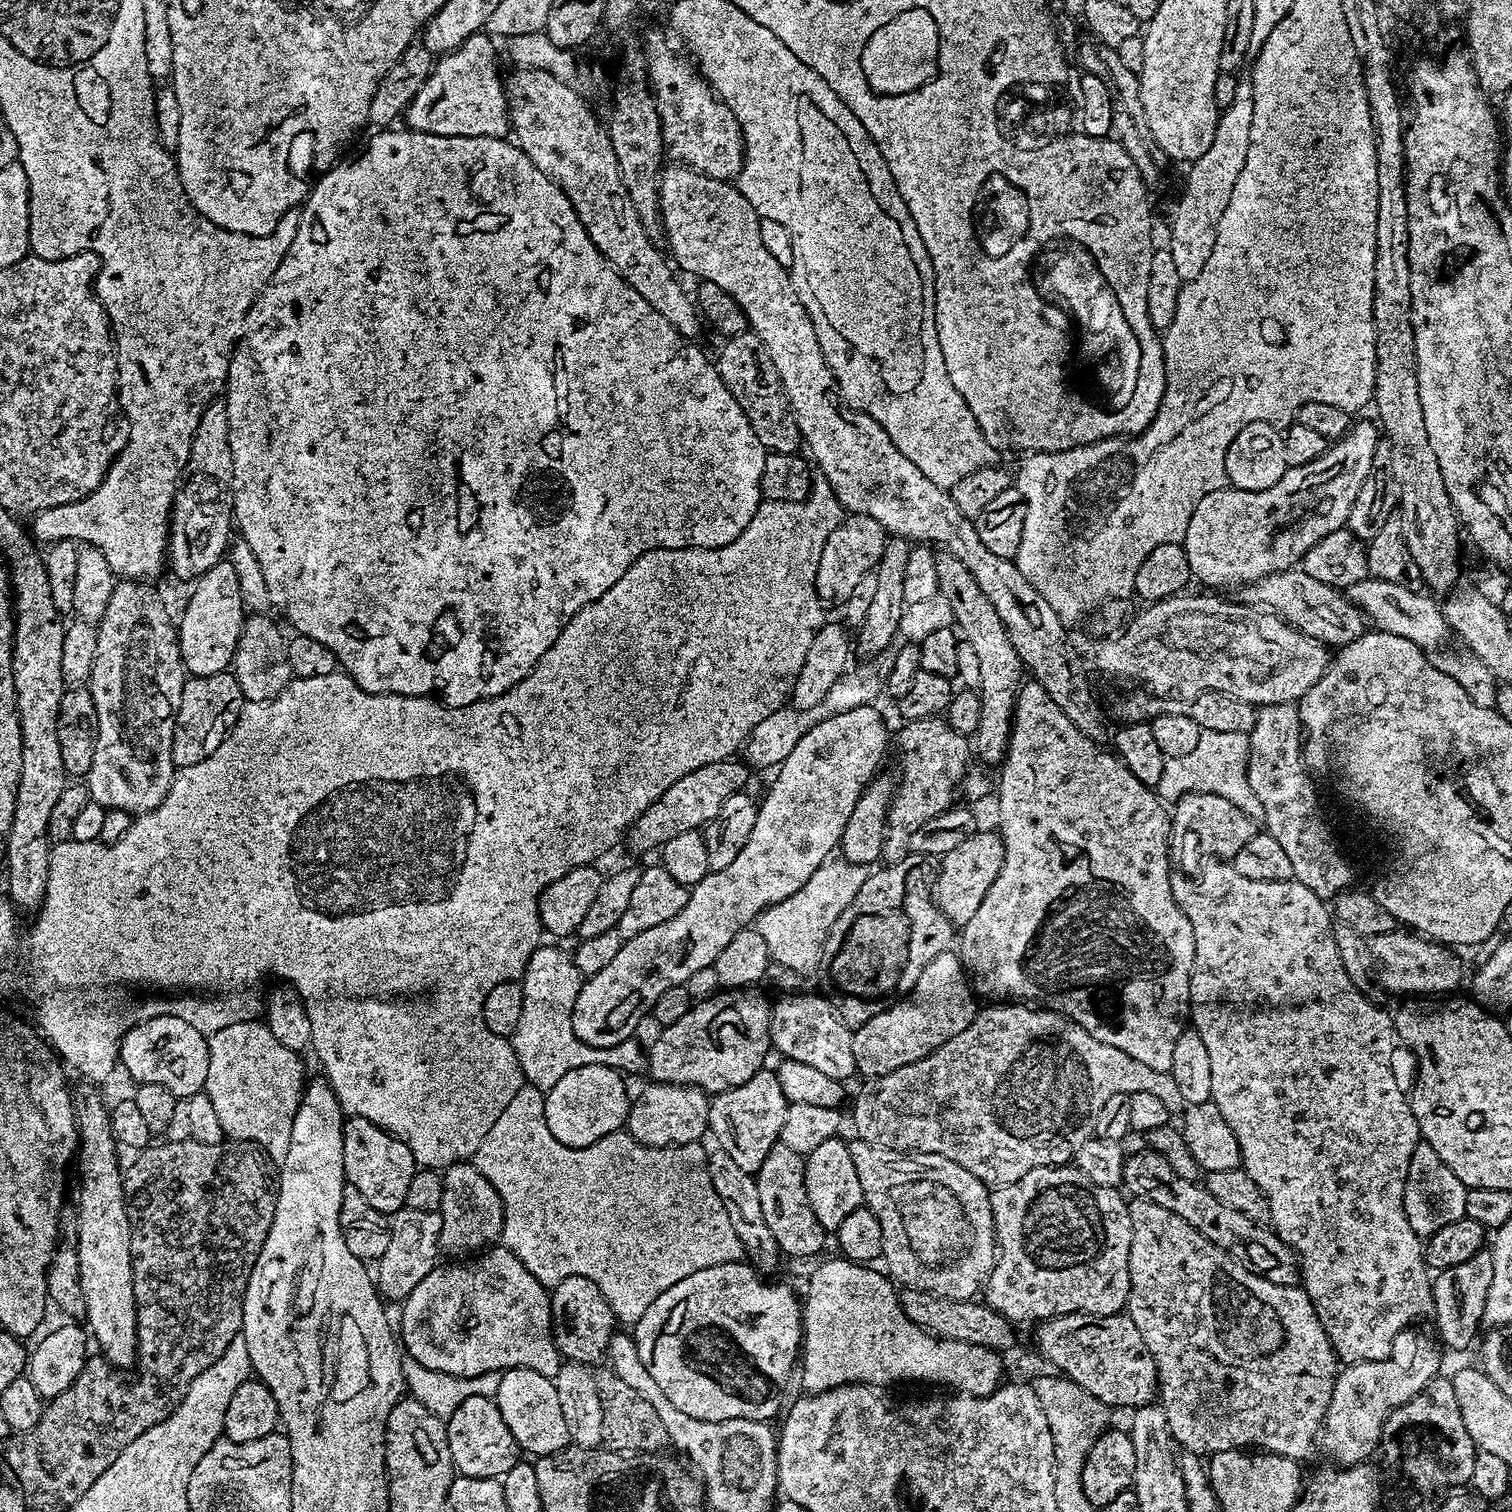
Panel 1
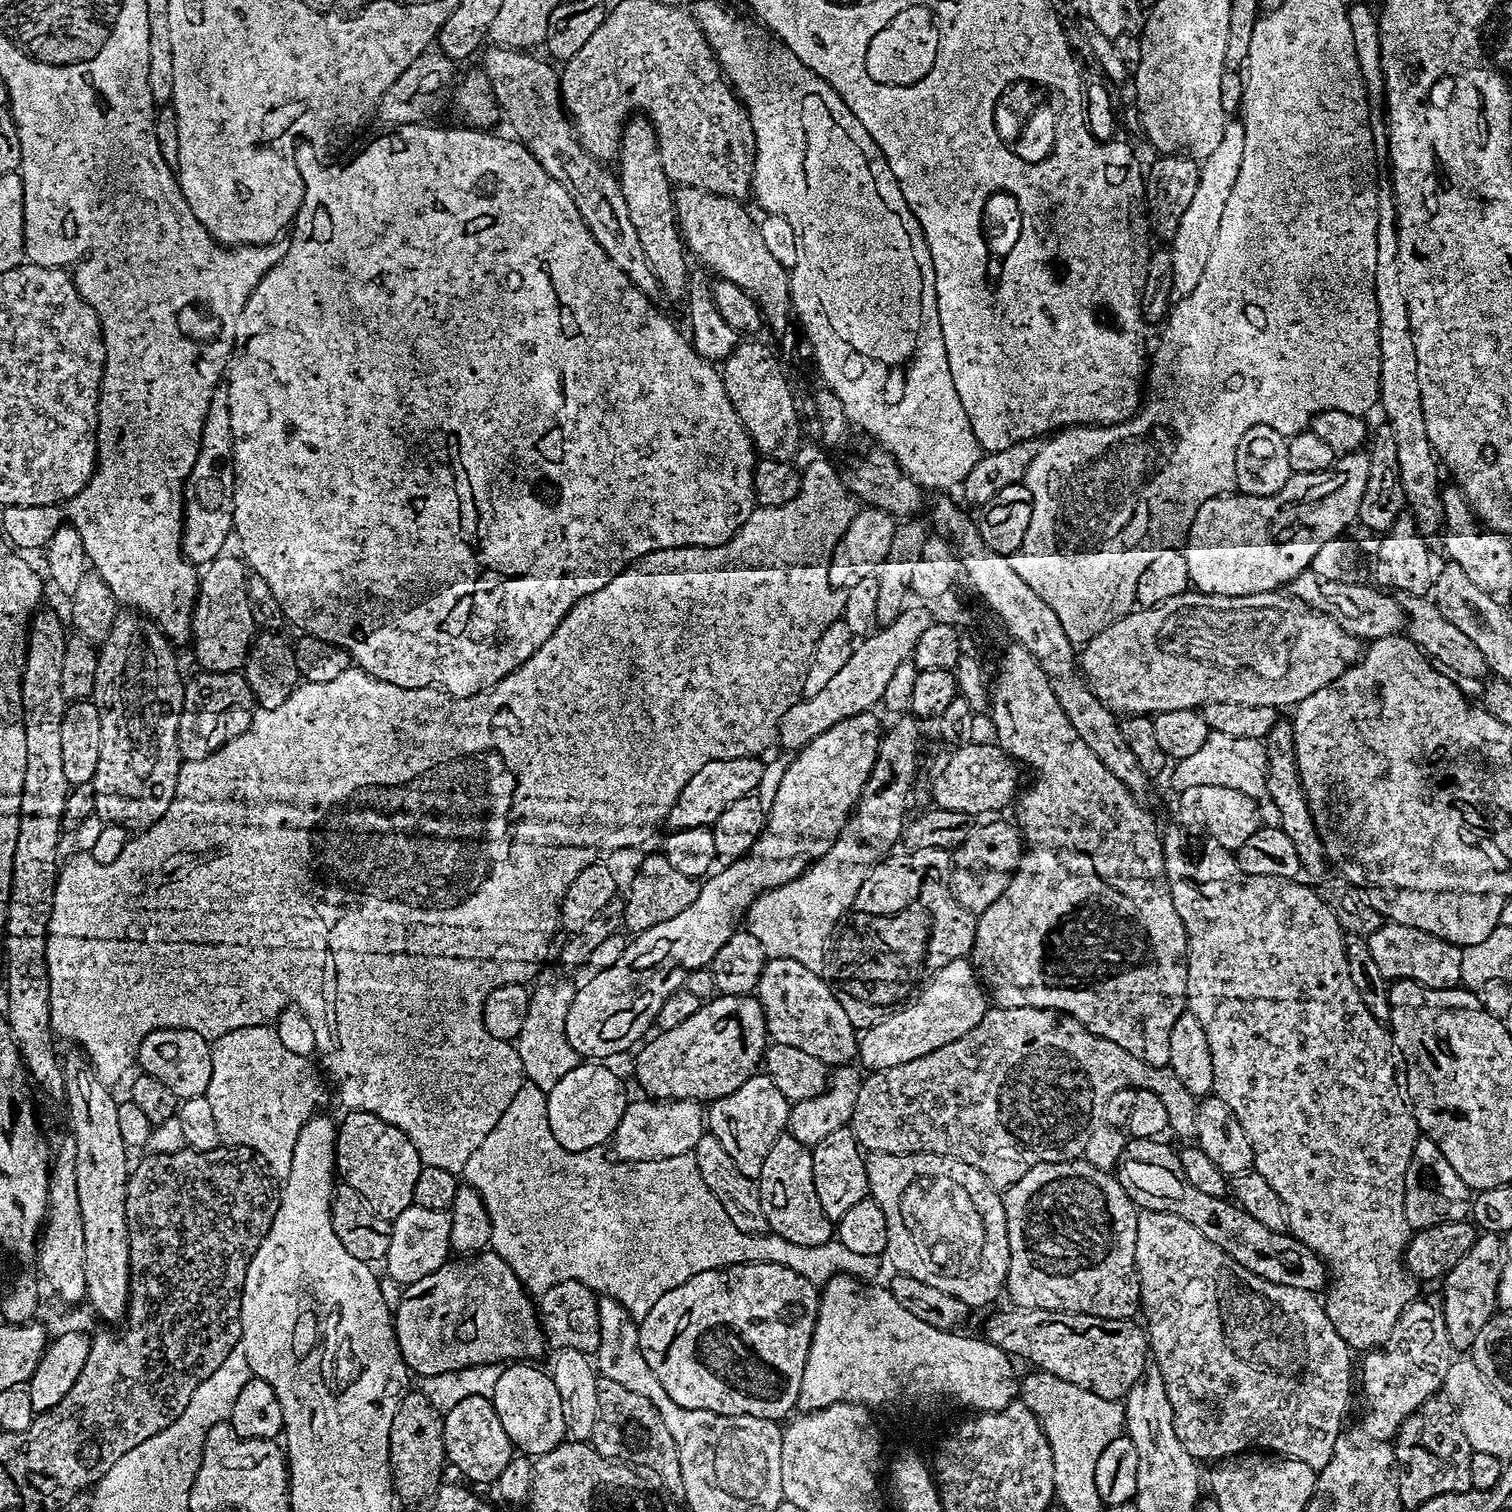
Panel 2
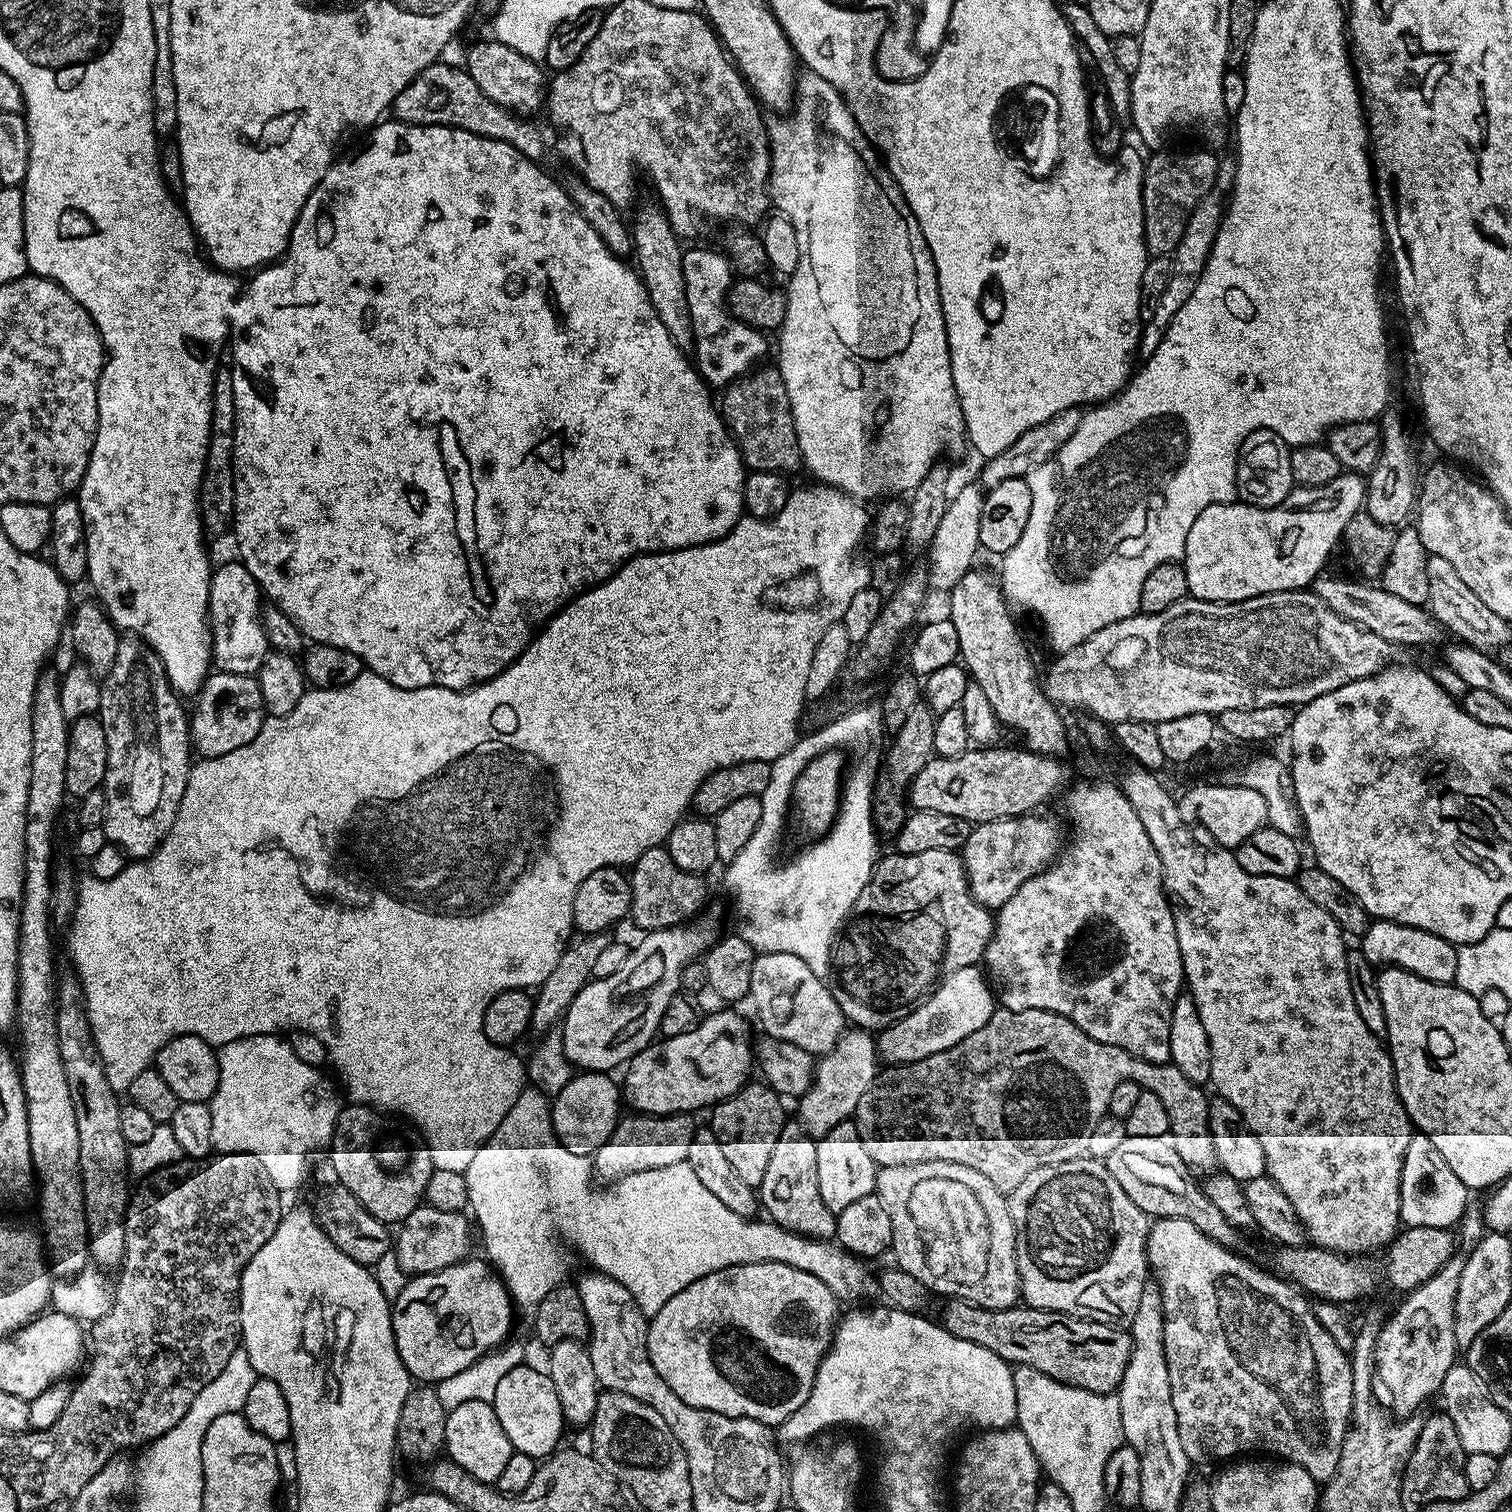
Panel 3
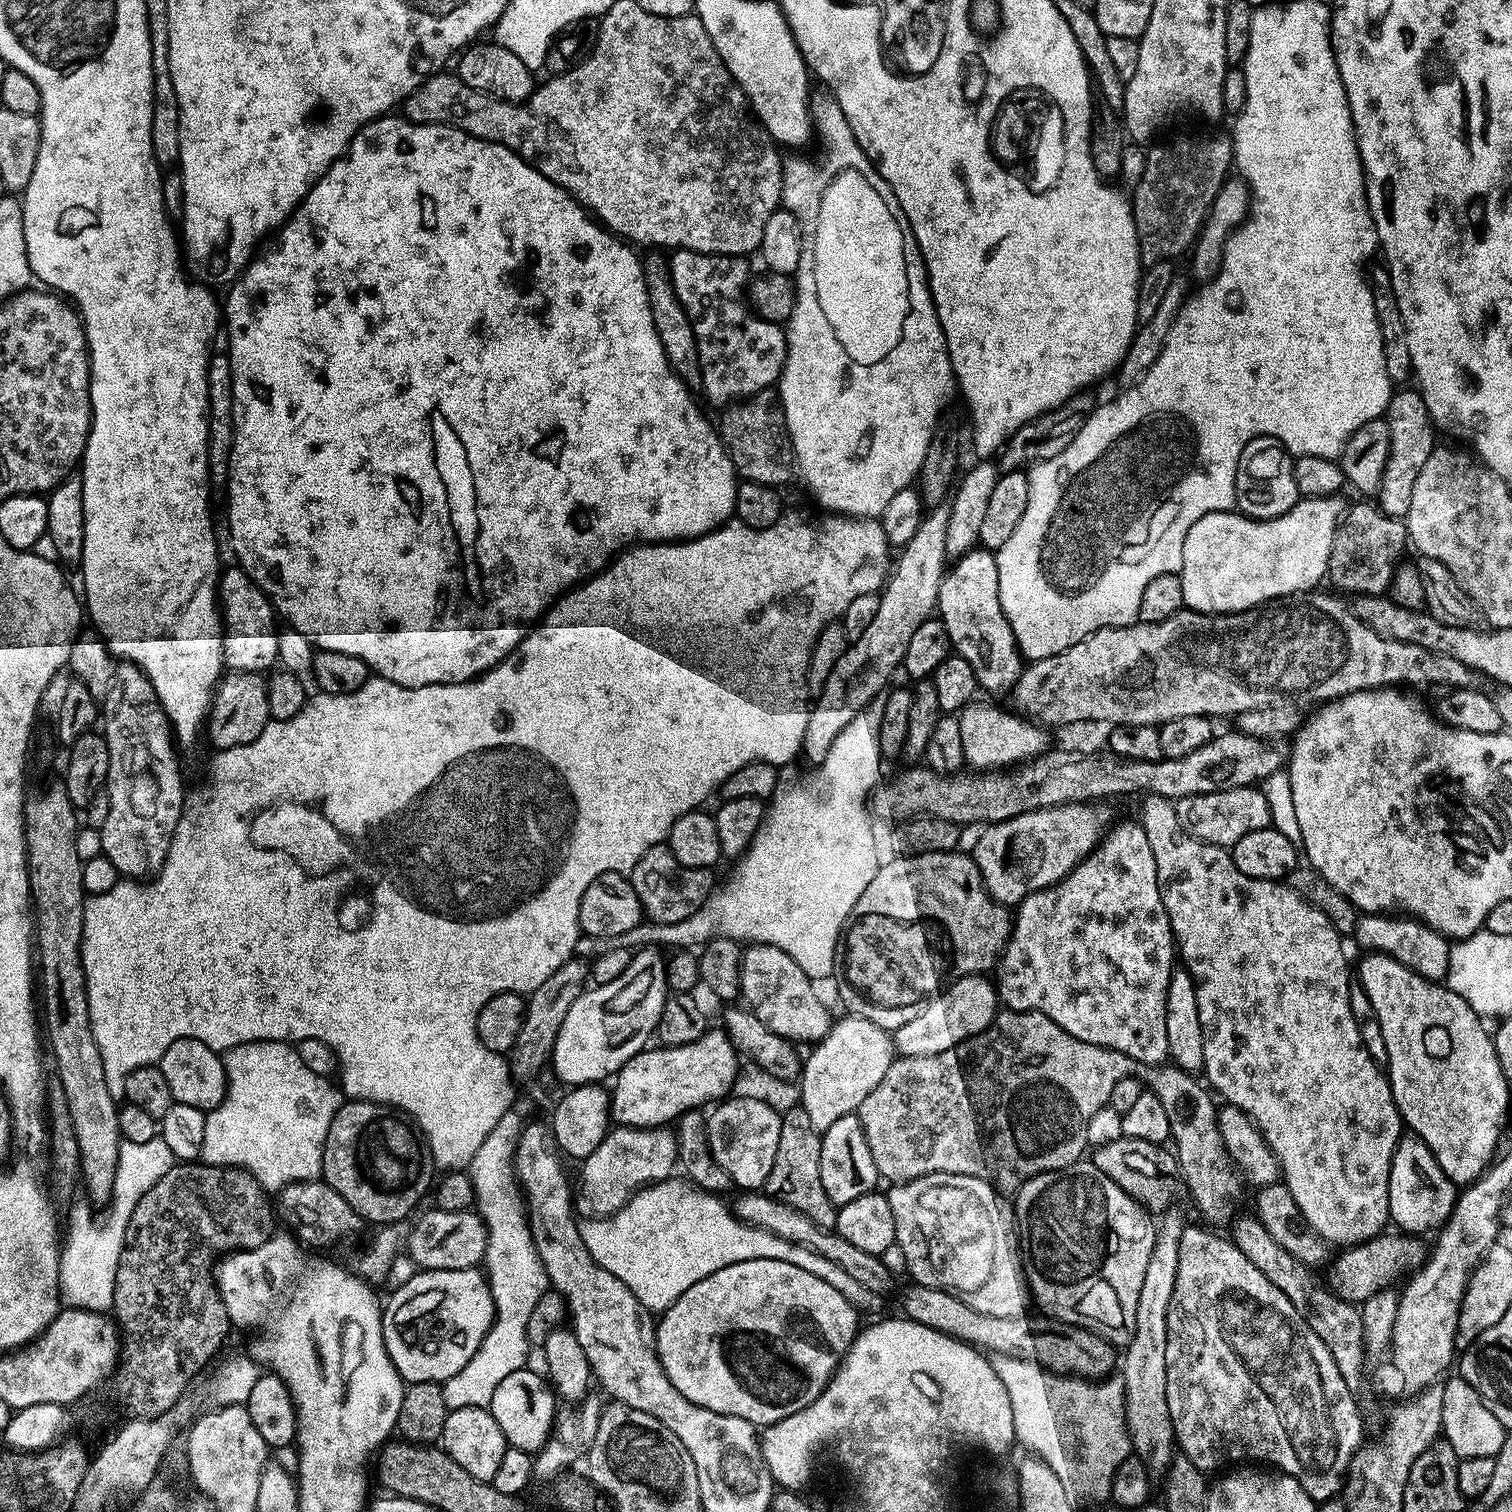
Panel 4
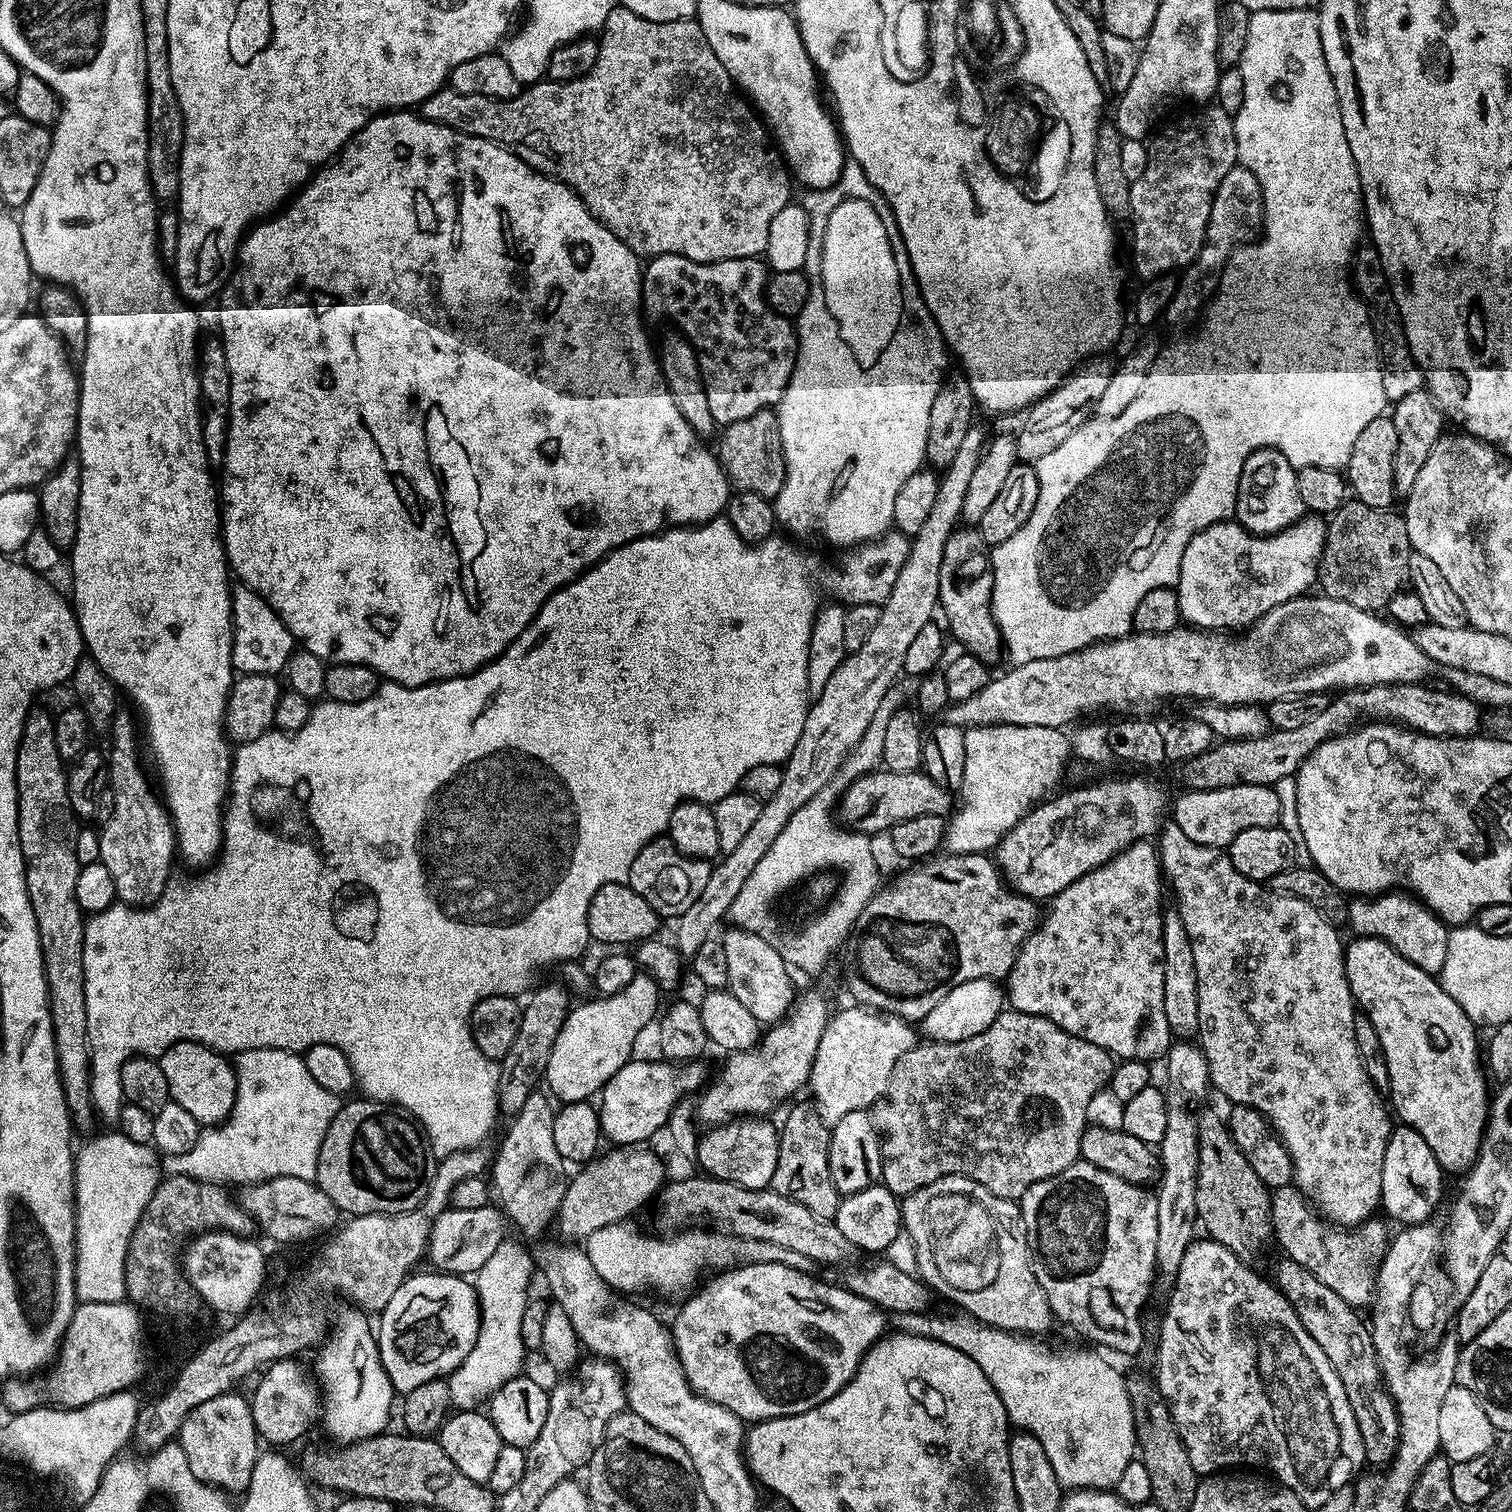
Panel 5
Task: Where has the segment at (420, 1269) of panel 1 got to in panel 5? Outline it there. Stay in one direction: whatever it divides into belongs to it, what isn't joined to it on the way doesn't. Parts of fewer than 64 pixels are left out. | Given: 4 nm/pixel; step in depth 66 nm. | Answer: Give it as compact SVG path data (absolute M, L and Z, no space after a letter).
M496 1206L476 1210L449 1207L432 1223L426 1253L427 1259L432 1259L431 1267L450 1276L471 1277L482 1270L482 1266L486 1266L486 1261L494 1254L494 1250L498 1250L498 1246L506 1239L504 1224L506 1225L506 1217Z

